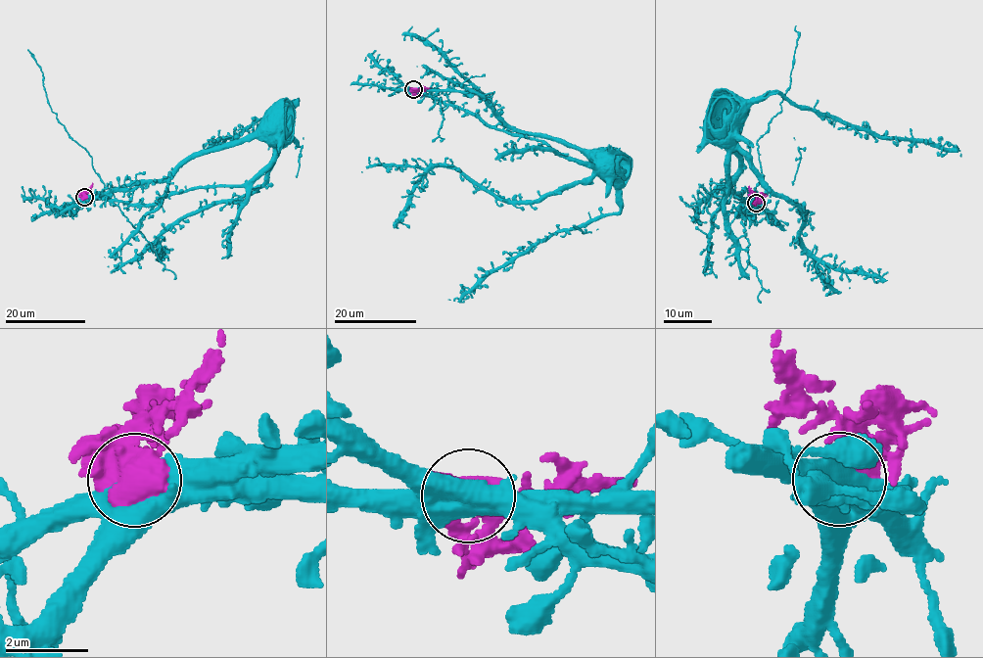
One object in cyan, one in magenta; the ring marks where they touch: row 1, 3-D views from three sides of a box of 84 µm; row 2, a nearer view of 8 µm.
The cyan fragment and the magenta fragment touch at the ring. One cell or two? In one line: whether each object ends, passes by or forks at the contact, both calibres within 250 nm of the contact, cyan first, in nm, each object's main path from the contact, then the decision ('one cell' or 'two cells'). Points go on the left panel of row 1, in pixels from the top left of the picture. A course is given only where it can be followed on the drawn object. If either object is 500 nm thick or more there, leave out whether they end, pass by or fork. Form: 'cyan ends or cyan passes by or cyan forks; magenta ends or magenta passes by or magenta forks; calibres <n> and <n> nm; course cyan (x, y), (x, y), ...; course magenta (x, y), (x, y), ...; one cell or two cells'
calibres 600 and 850 nm; course cyan (84, 197), (108, 195), (137, 183), (162, 179), (188, 161), (245, 142), (273, 115); course magenta (84, 197), (92, 182); two cells

